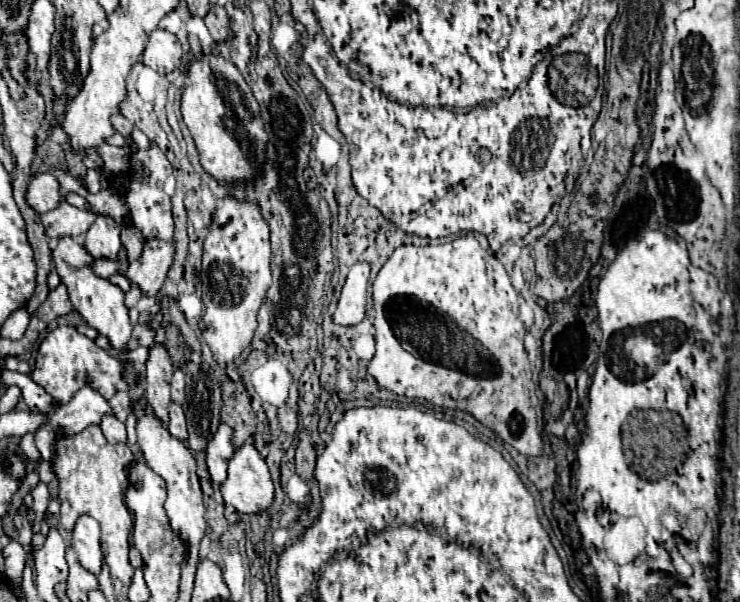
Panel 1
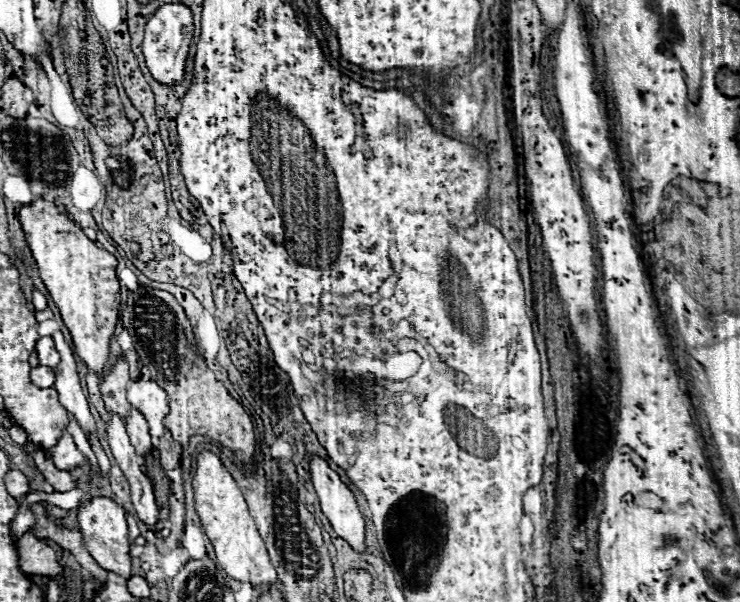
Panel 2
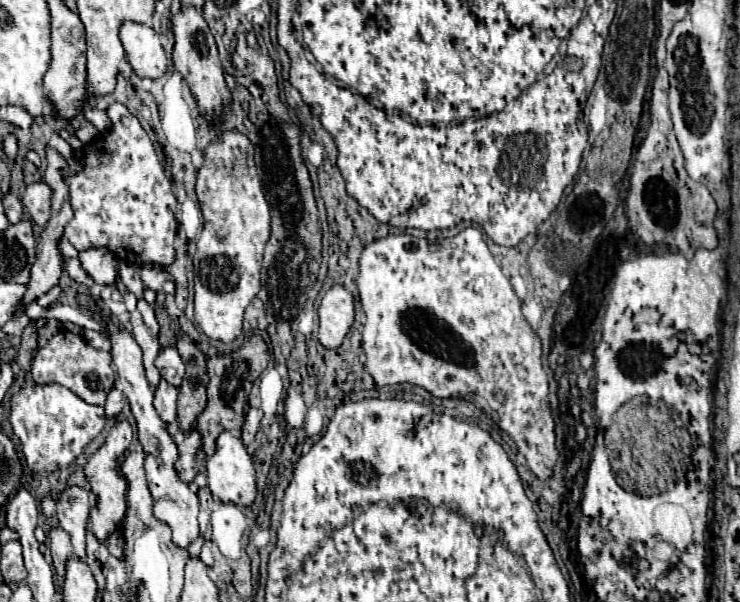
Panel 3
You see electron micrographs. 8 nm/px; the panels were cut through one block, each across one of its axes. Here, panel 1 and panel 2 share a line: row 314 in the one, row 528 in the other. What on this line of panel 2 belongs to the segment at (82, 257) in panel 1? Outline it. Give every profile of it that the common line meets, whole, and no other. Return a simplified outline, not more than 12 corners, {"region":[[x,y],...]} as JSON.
{"region":[[112,498],[78,510],[94,560],[130,578],[126,510]]}

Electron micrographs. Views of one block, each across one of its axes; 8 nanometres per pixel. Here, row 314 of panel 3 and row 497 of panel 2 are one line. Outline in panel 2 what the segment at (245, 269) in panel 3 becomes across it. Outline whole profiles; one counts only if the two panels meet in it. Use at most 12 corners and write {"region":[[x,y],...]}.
{"region":[[216,454],[198,456],[196,512],[220,568],[276,584],[242,492]]}

